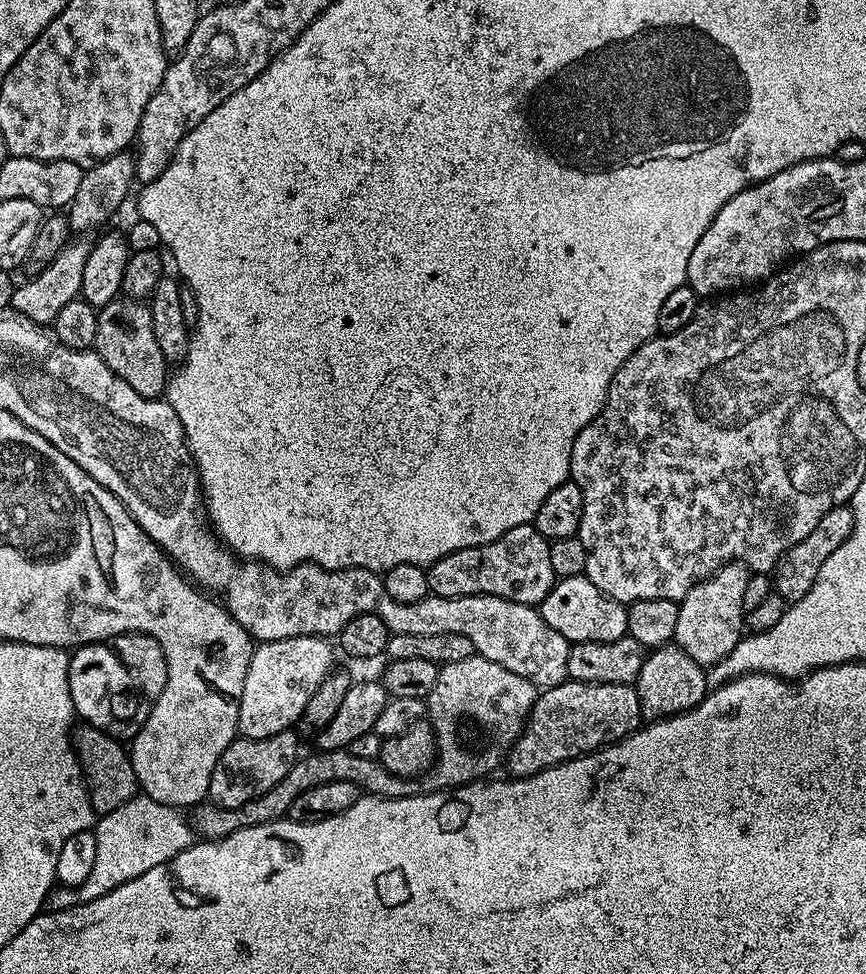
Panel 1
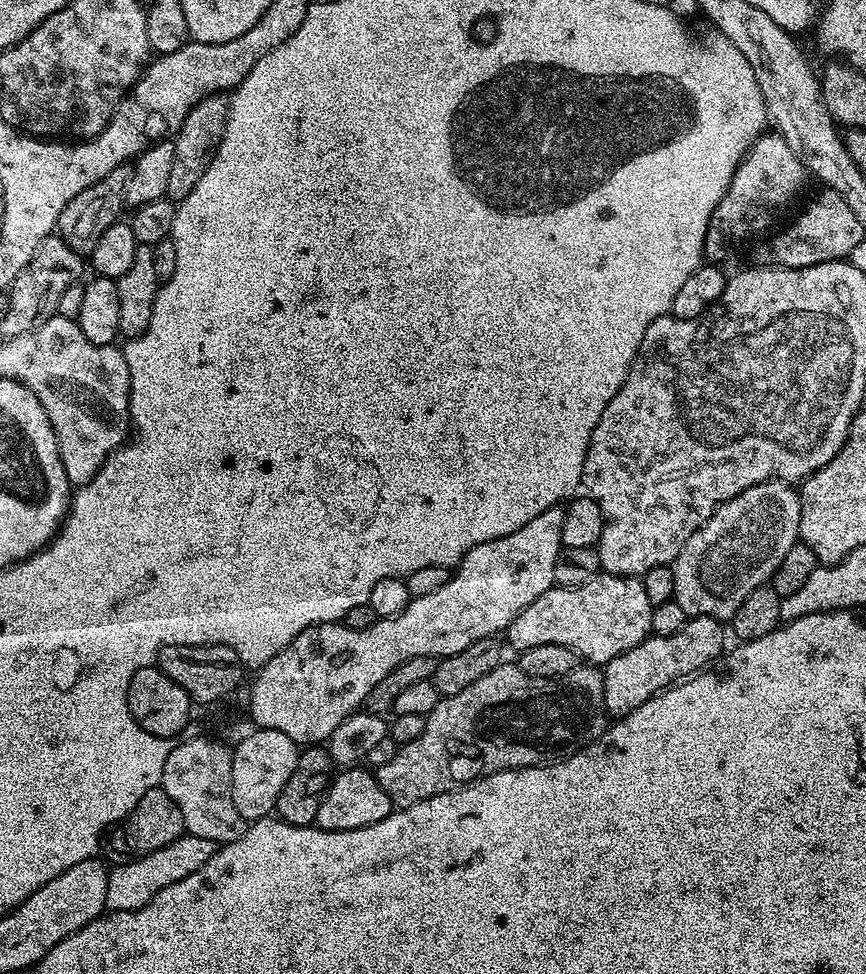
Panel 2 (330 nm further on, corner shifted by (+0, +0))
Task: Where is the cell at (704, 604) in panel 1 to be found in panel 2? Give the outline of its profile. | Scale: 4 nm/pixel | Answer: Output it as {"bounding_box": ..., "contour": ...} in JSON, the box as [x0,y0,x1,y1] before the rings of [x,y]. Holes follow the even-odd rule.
{"bounding_box":[671,480,800,622],"contour":[[[767,480],[742,490],[742,494],[730,498],[717,508],[716,513],[697,532],[690,534],[690,542],[682,546],[682,554],[678,554],[676,563],[671,565],[674,574],[672,599],[682,606],[682,610],[686,610],[689,618],[709,616],[721,622],[731,621],[738,606],[742,606],[746,599],[746,594],[750,594],[750,590],[765,587],[771,581],[774,570],[778,570],[778,562],[782,562],[790,546],[797,544],[799,535],[800,493],[791,483]]]}

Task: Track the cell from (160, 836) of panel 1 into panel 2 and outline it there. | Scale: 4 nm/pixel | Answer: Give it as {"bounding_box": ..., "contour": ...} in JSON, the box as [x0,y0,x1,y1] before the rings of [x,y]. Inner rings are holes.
{"bounding_box":[105,834,217,912],"contour":[[[185,834],[170,842],[170,846],[162,846],[162,850],[145,852],[132,858],[136,860],[128,860],[125,864],[118,865],[116,869],[113,867],[106,882],[105,909],[108,912],[133,912],[146,906],[146,902],[150,902],[150,898],[158,894],[158,890],[166,890],[166,886],[182,882],[186,874],[202,870],[202,866],[206,866],[206,862],[210,862],[210,858],[216,853],[217,847],[217,844],[210,842],[210,838]]]}

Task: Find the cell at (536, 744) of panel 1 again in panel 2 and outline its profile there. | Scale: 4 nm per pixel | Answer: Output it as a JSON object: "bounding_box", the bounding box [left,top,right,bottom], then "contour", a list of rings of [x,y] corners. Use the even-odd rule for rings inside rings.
{"bounding_box":[602,616,726,718],"contour":[[[694,616],[684,623],[682,630],[669,636],[649,634],[642,642],[638,642],[638,646],[618,654],[618,658],[610,658],[610,662],[603,665],[602,668],[605,712],[612,718],[630,714],[634,710],[638,710],[638,706],[642,706],[642,702],[650,702],[650,698],[654,698],[659,692],[664,692],[666,689],[695,676],[697,672],[705,671],[709,666],[715,665],[726,652],[724,632],[726,636],[726,628],[721,621],[709,616]]]}

